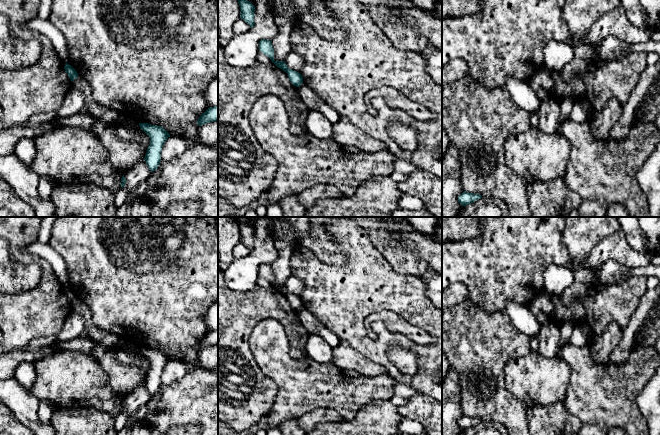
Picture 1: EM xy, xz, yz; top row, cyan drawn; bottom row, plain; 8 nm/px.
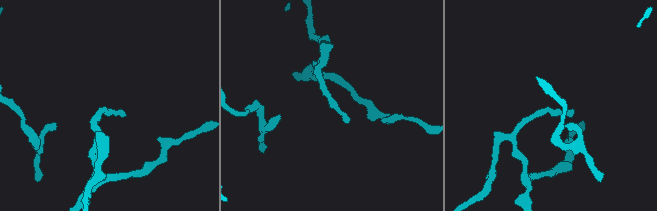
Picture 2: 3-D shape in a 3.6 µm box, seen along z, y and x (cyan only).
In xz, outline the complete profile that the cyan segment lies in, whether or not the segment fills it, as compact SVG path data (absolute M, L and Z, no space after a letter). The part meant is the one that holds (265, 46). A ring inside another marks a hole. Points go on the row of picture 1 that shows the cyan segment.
M262 39L259 41L259 50L266 56L270 58L270 60L280 69L282 69L284 72L287 73L289 80L291 83L299 87L303 83L303 77L302 75L294 71L292 69L289 69L284 61L275 61L274 60L274 48L272 46L271 40L265 40Z

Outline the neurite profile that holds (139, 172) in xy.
M143 159L131 166L131 168L126 170L123 175L126 179L124 188L132 191L140 183L150 177L151 171L149 170L145 160Z

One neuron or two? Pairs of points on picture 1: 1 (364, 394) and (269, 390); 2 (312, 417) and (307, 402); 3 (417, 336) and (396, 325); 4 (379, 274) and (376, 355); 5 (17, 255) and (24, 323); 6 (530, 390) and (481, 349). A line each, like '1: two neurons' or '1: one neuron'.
1: two neurons
2: two neurons
3: one neuron
4: one neuron
5: one neuron
6: two neurons

